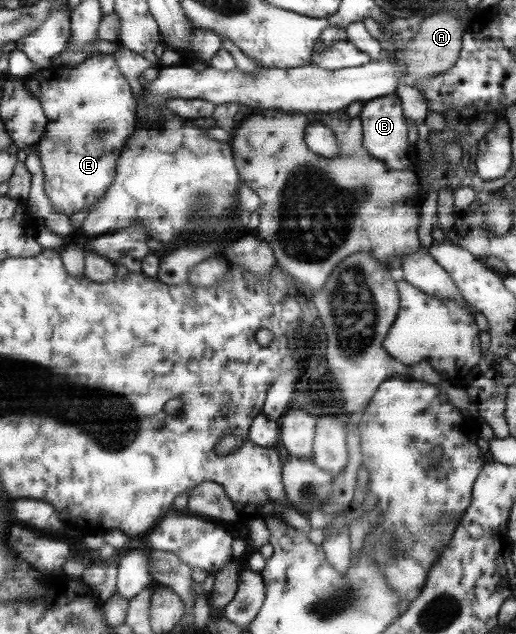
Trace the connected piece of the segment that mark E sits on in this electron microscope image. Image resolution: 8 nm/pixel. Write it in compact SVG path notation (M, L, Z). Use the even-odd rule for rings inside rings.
M94 54L76 68L53 64L49 69L41 70L29 87L31 93L42 100L49 116L47 135L36 144L46 174L45 191L54 208L69 218L94 206L113 186L121 152L136 130L137 102L126 76L112 55Z

